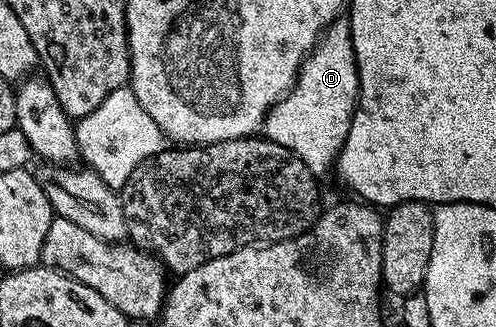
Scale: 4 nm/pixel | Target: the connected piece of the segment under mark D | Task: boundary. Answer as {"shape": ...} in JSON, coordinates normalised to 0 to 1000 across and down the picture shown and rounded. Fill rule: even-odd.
{"shape":[[[683,49],[655,98],[655,116],[621,168],[595,239],[595,263],[538,346],[536,422],[575,443],[639,541],[673,514],[724,300],[724,217],[710,150],[706,61]]]}

